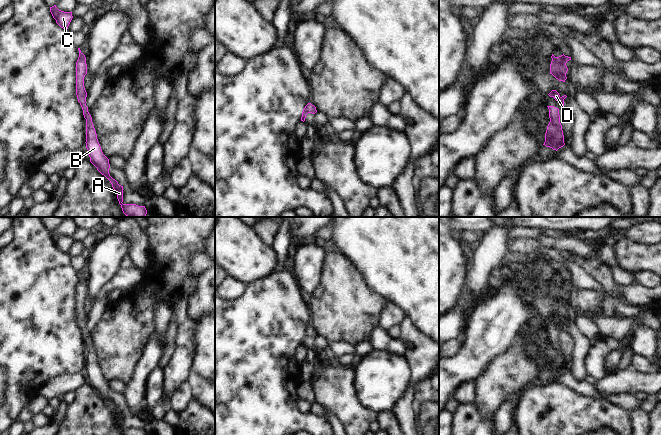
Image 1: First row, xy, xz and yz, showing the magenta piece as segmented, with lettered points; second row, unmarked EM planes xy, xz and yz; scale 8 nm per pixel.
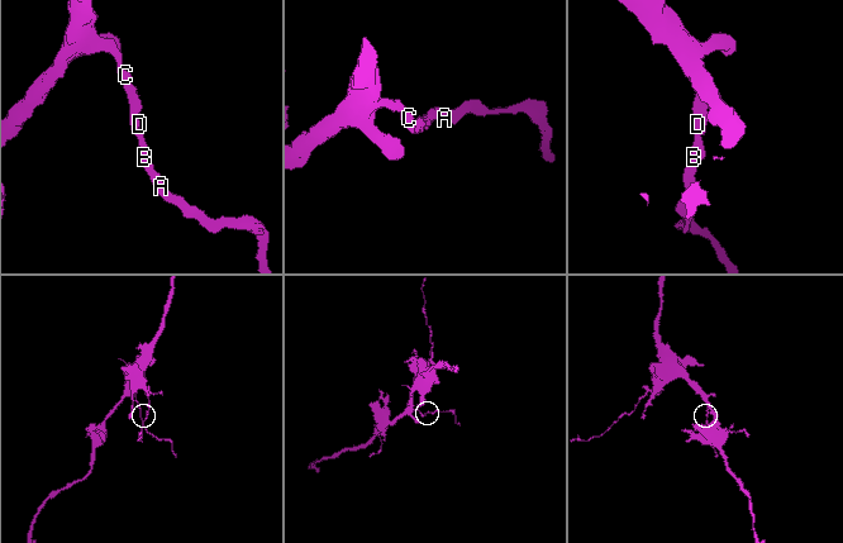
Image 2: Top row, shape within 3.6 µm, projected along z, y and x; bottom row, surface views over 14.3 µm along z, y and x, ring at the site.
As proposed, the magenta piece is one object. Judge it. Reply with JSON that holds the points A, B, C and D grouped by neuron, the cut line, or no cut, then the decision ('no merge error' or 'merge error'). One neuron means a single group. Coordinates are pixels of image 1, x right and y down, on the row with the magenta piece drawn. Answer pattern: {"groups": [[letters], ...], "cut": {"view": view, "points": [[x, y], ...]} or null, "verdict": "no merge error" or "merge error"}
{"groups": [["A", "B", "C", "D"]], "cut": null, "verdict": "no merge error"}

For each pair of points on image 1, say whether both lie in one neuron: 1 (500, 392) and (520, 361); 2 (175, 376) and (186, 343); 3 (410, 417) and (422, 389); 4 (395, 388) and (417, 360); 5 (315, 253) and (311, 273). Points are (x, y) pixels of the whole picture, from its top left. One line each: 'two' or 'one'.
1: one
2: one
3: two
4: two
5: one

